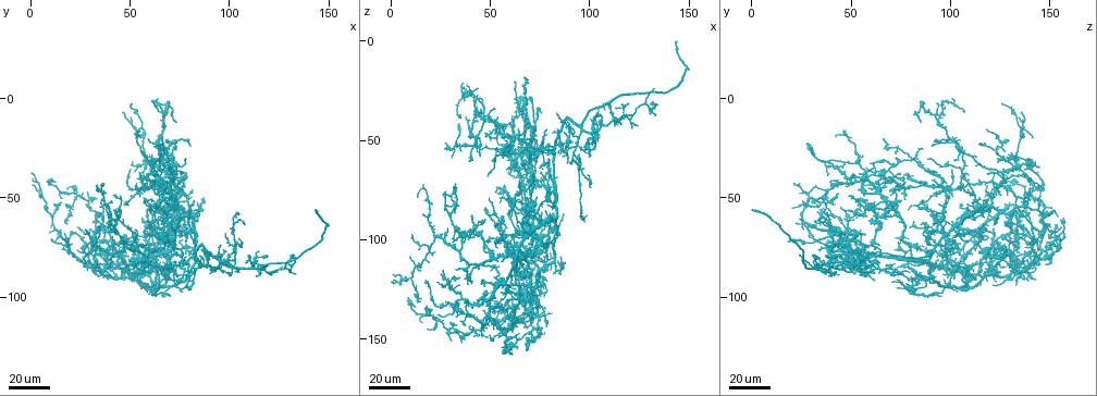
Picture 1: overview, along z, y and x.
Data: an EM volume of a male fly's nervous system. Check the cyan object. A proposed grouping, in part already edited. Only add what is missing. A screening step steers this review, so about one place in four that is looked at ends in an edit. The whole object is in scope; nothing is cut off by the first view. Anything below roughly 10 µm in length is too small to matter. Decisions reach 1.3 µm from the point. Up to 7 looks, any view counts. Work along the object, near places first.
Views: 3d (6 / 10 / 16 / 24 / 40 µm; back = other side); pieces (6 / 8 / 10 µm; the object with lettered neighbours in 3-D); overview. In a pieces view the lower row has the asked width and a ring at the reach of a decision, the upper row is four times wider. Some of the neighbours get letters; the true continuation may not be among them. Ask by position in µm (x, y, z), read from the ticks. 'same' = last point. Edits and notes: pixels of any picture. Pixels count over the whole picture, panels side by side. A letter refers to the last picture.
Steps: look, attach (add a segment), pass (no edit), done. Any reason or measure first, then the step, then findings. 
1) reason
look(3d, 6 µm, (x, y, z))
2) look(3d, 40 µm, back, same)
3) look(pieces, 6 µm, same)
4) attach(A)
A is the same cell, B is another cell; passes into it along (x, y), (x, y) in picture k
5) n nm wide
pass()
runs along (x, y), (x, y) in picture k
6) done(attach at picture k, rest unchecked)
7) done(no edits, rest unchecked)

branch stops here
look(3d, 24 µm, (25, 66, 137))

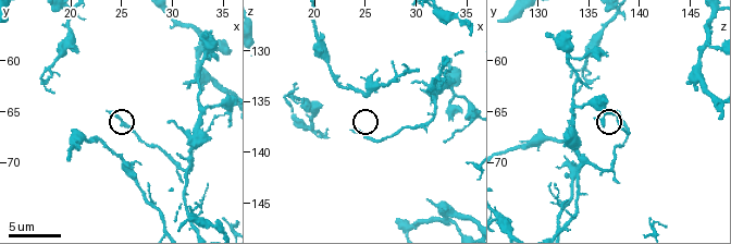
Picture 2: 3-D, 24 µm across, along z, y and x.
what lies round it
look(pieces, 10 µm, (24.0, 65.0, 138.0))

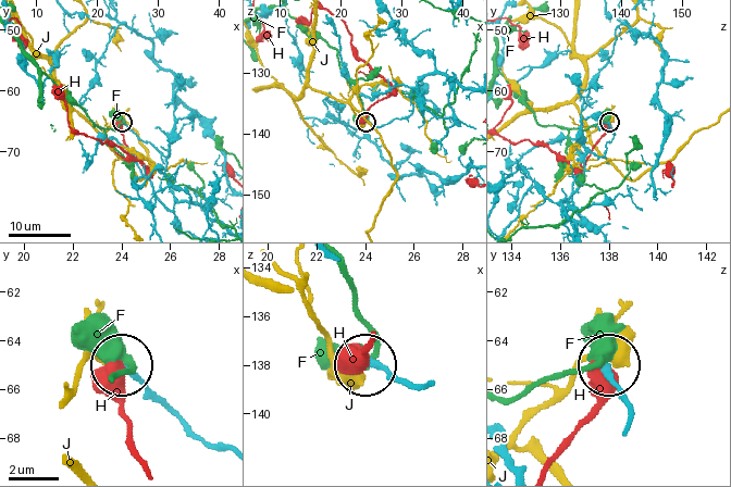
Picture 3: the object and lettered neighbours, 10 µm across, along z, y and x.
pass()
F, H and J are other cells; runs along (223, 447), (191, 434), (125, 367) in picture 3; no lettered segment goes on from it

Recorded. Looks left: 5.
thin end
look(3d, 40 µm, (15, 70, 73))

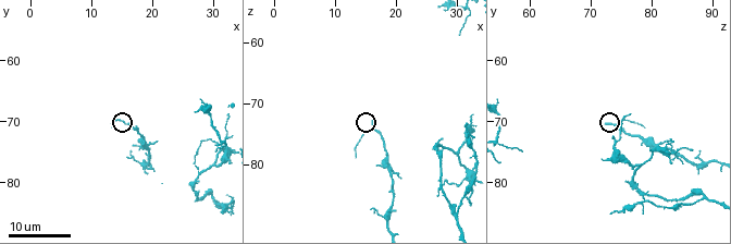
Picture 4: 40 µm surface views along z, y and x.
look(pieces, 6 µm, (16.0, 70.5, 72.5))

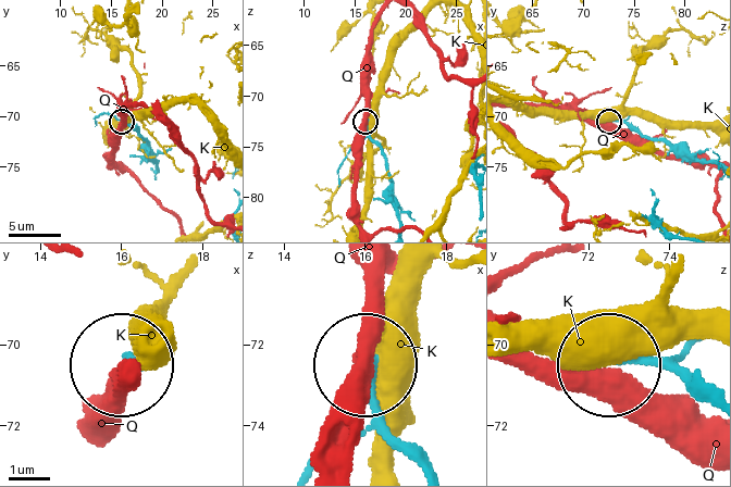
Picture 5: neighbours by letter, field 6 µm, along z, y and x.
170 nm wide
pass()
K and Q are other cells; none of them fits

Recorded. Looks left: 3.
an open end
look(3d, 24 µm, (70, 86, 139))

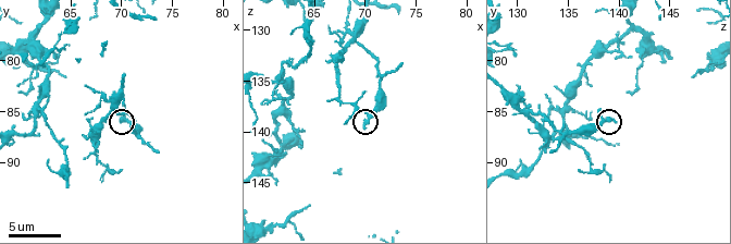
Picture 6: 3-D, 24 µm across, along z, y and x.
look(pieces, 10 µm, (69.6, 86.0, 139.6))

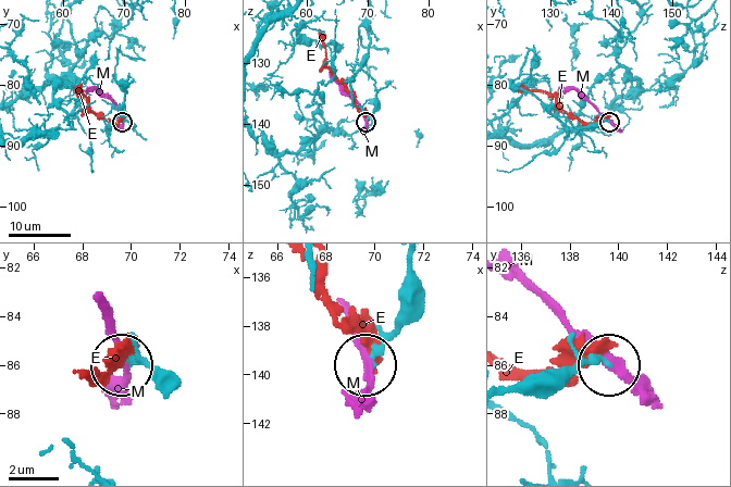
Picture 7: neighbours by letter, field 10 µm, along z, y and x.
pass()
E and M are other cells; runs along (507, 390), (550, 390), (582, 367), (605, 365) in picture 7; no lettered segment goes on from it

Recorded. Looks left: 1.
done(no edits, rest unchecked)

